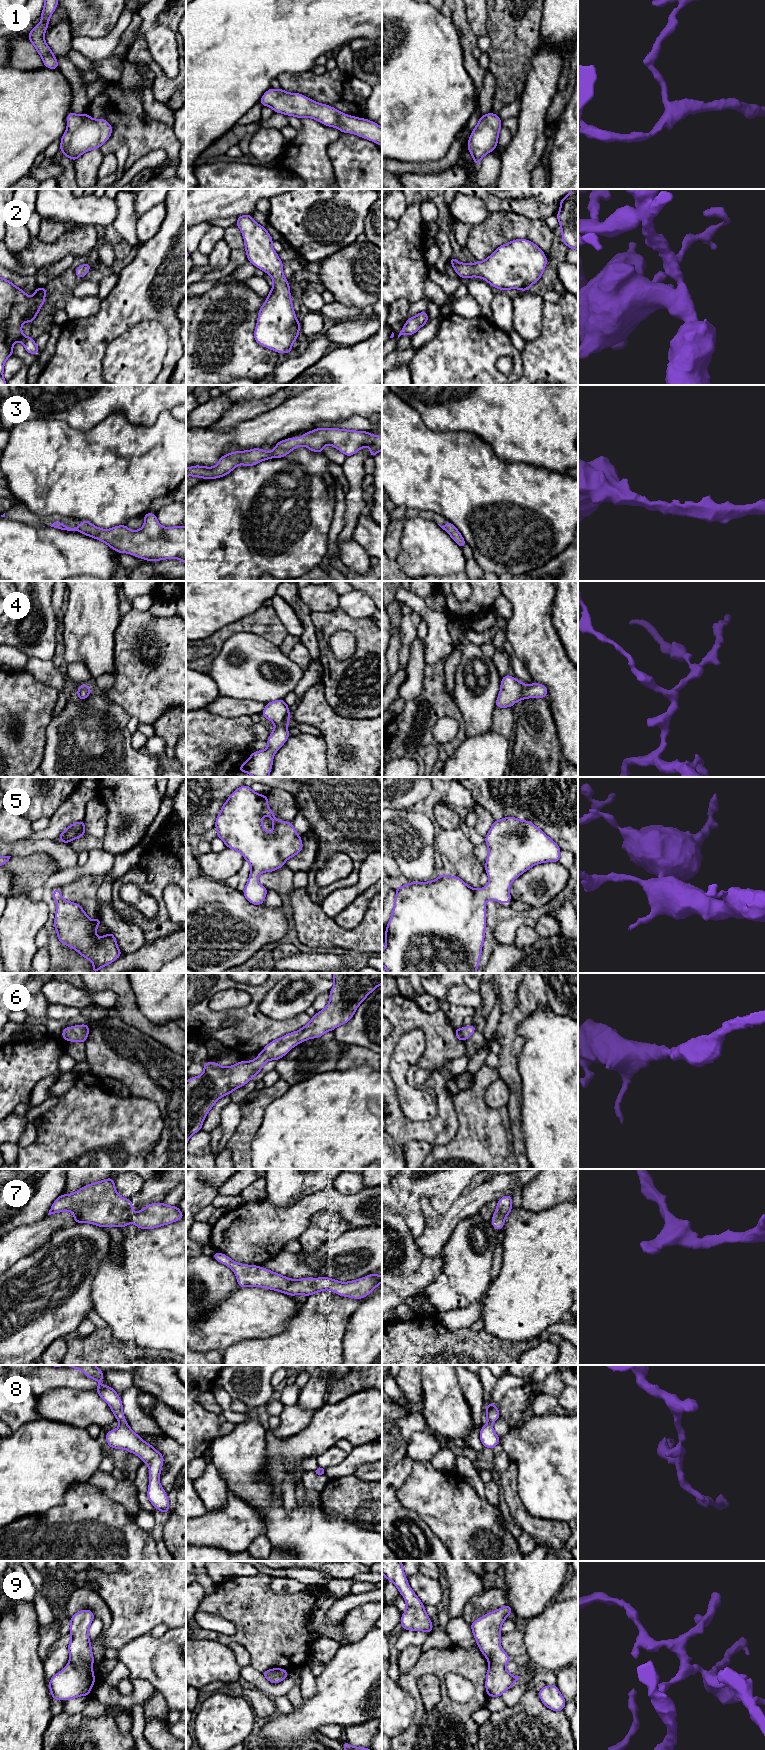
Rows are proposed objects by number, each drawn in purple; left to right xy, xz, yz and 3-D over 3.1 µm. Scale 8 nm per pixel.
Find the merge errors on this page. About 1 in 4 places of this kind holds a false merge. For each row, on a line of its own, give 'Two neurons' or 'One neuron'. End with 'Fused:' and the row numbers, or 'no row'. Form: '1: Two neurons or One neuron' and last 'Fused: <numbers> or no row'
1: One neuron
2: One neuron
3: One neuron
4: One neuron
5: One neuron
6: One neuron
7: One neuron
8: One neuron
9: One neuron
Fused: no row

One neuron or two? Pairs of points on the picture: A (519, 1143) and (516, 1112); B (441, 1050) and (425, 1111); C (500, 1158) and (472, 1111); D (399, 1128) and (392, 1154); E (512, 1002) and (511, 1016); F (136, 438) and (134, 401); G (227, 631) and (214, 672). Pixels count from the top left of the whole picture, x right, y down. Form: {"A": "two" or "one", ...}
{"A": "one", "B": "two", "C": "one", "D": "two", "E": "two", "F": "two", "G": "two"}

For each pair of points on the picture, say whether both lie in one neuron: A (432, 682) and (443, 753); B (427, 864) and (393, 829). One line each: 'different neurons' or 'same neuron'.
A: same neuron
B: same neuron

